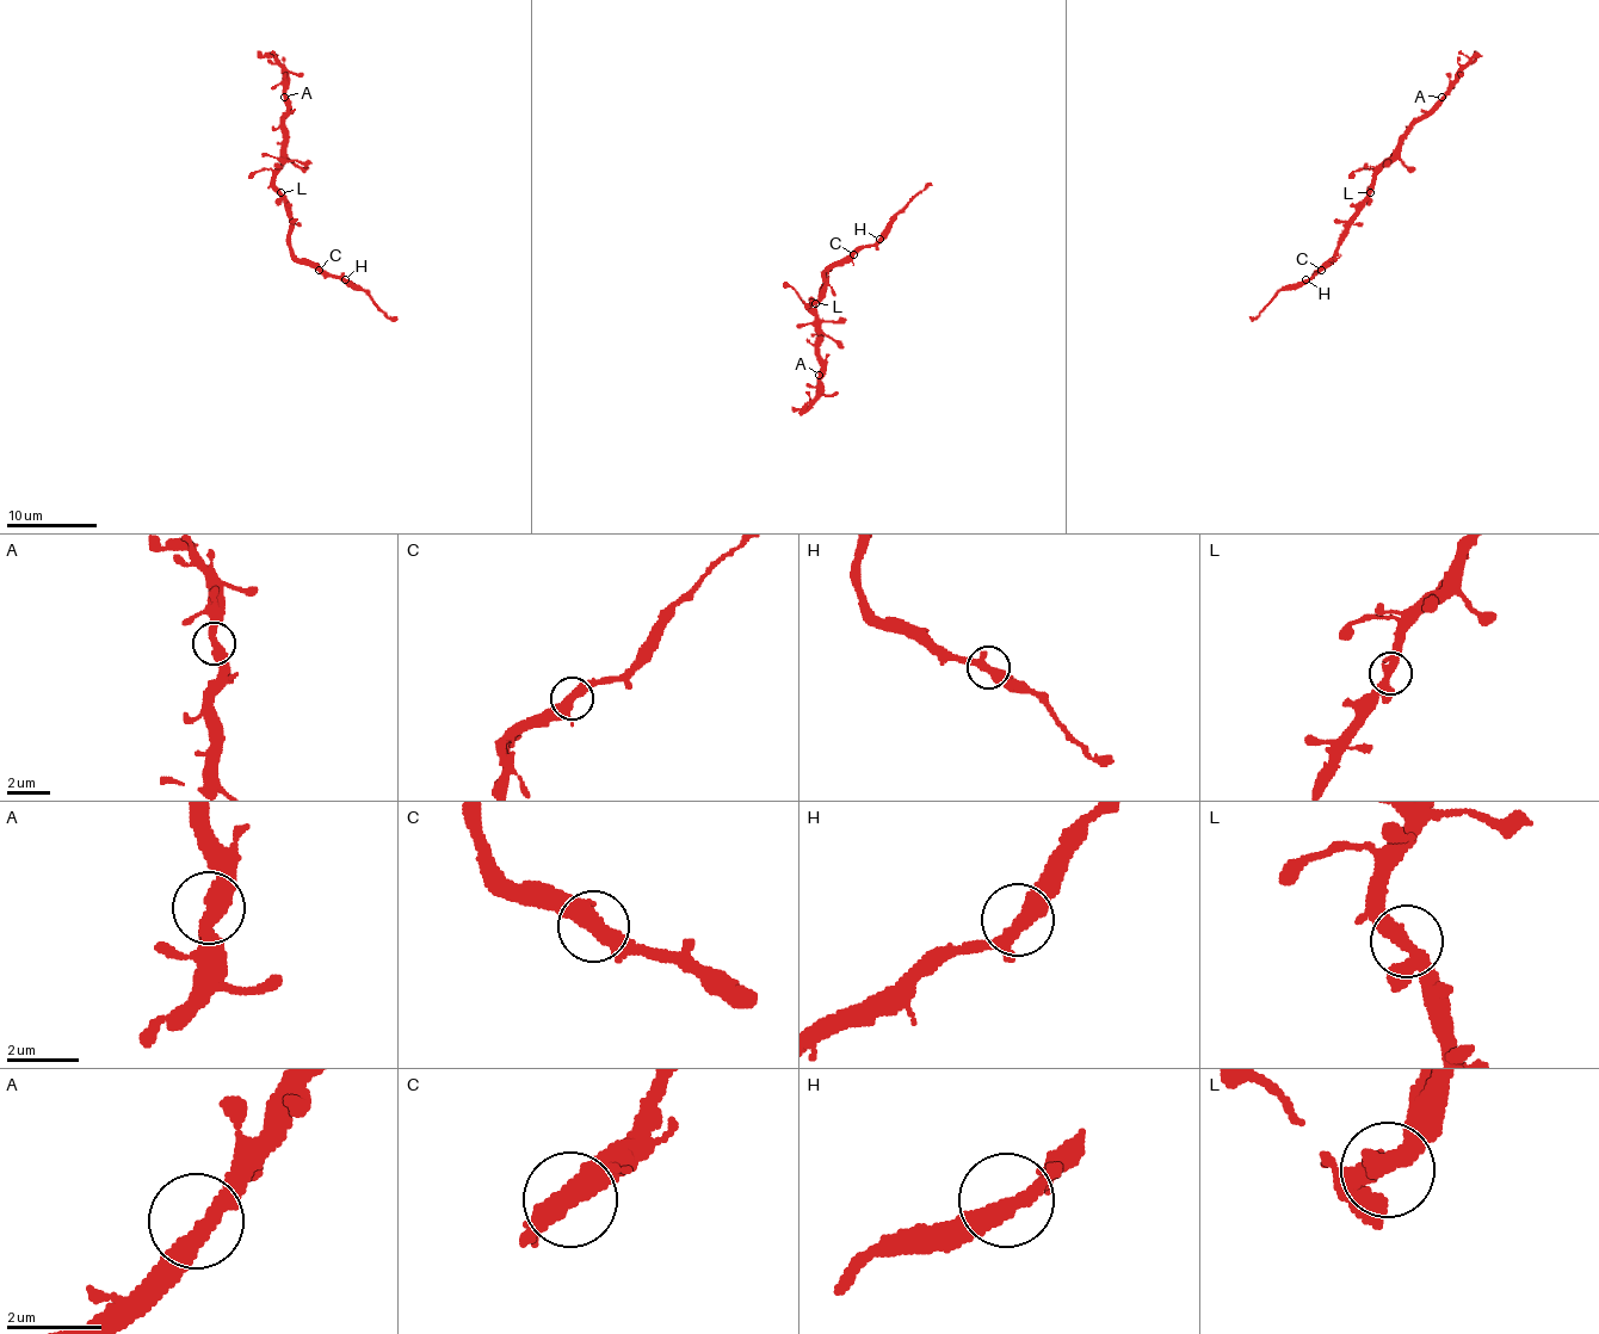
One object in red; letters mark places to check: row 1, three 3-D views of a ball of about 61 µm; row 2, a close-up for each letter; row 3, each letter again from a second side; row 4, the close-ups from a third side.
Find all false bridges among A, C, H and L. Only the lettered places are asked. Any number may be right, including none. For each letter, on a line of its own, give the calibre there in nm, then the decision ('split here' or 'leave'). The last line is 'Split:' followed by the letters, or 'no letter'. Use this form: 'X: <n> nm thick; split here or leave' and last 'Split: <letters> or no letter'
A: 380 nm thick; leave
C: 360 nm thick; leave
H: 320 nm thick; leave
L: 360 nm thick; leave
Split: no letter

